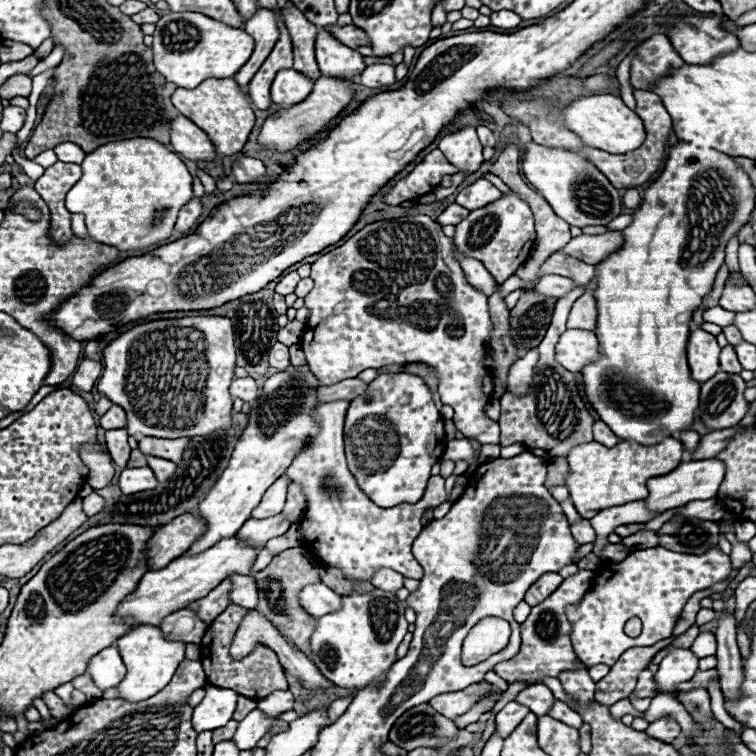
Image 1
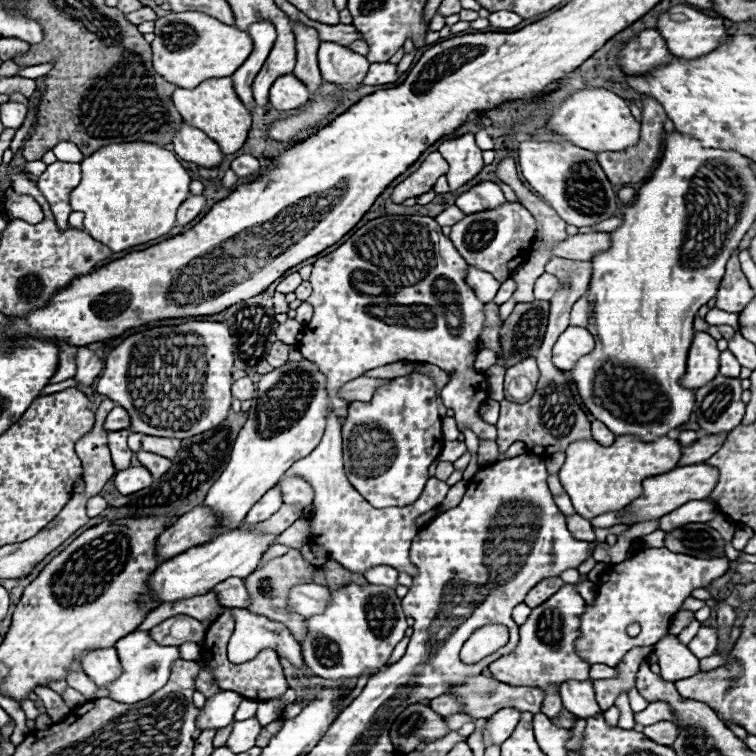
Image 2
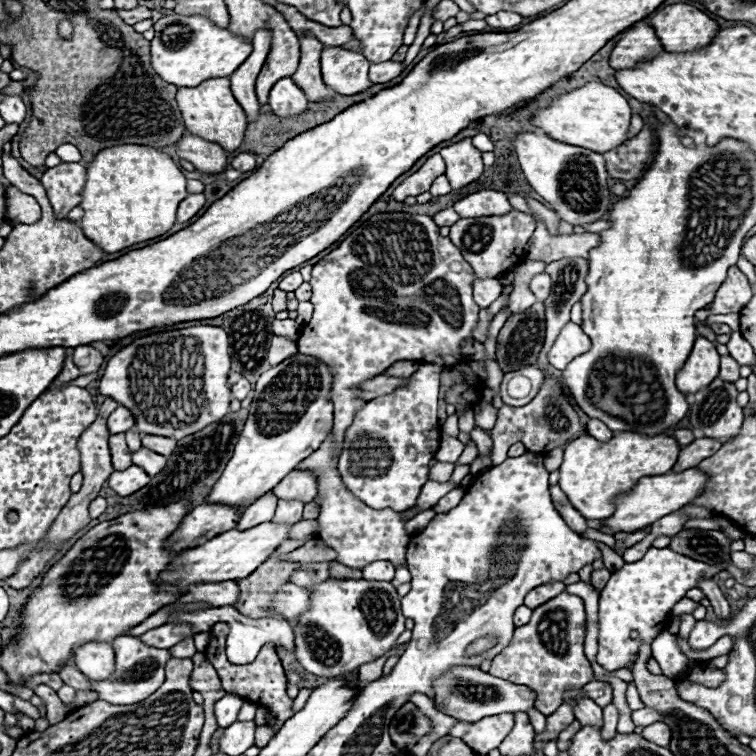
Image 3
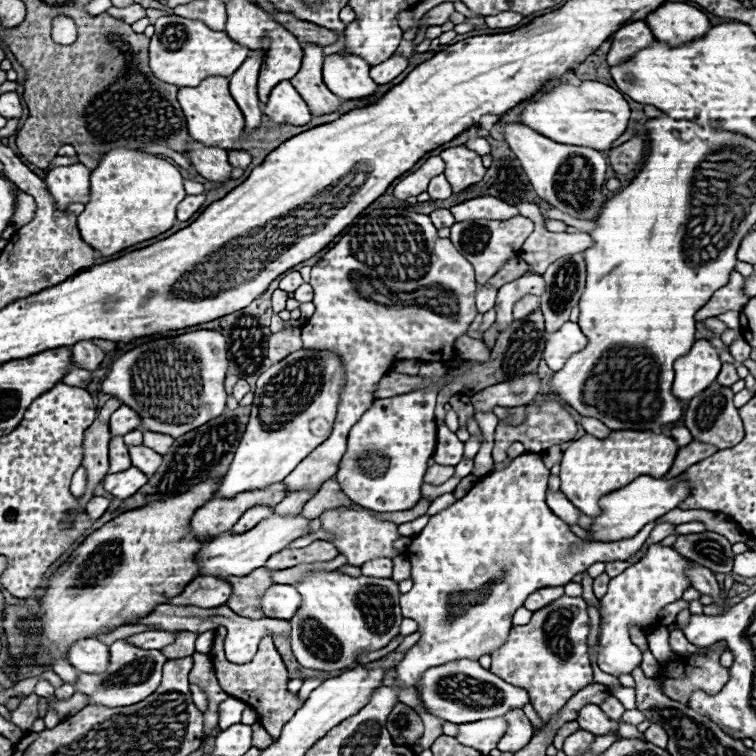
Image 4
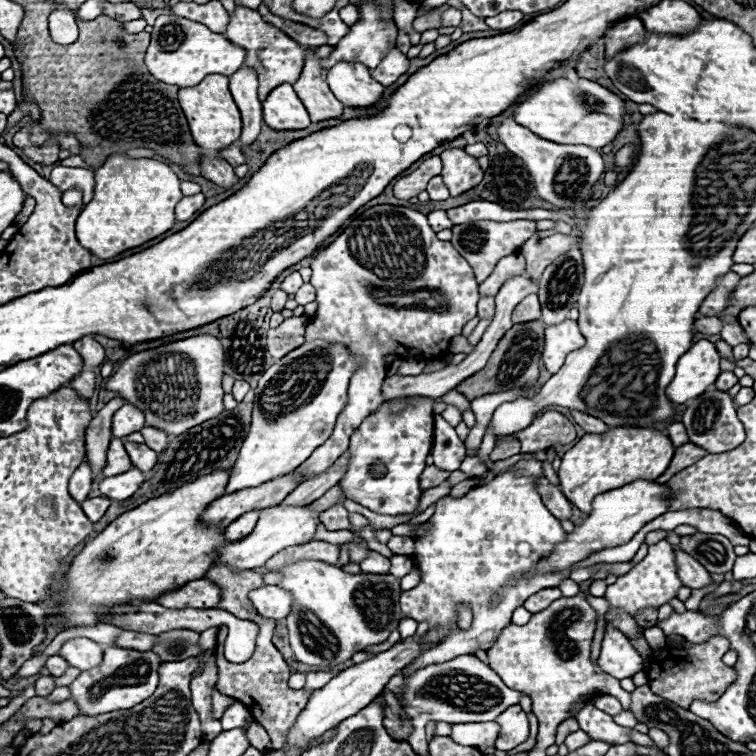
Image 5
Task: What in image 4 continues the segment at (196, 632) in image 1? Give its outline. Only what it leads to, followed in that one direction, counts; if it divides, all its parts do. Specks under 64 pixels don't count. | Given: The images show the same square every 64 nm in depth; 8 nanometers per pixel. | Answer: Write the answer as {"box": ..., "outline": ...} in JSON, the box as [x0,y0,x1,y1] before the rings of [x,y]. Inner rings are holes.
{"box":[126,630,172,650],"outline":[[[164,630],[140,632],[140,634],[134,634],[134,636],[128,636],[126,640],[134,642],[134,646],[142,646],[146,650],[150,650],[150,648],[160,650],[162,646],[166,646],[168,642],[172,642],[172,632],[164,632]]]}

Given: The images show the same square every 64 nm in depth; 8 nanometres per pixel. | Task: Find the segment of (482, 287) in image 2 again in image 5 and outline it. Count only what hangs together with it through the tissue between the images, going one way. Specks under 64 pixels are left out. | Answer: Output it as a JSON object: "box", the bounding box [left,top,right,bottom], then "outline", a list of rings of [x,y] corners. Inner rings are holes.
{"box":[478,298,496,320],"outline":[[[480,298],[478,302],[478,318],[480,320],[490,320],[496,312],[496,306],[494,306],[494,298]]]}

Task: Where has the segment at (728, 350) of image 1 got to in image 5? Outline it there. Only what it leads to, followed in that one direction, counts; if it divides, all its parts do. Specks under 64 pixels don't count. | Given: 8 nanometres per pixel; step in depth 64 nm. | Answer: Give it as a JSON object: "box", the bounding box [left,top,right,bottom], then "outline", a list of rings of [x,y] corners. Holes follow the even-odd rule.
{"box":[716,372,738,390],"outline":[[[722,372],[716,380],[716,388],[718,390],[730,390],[734,384],[738,382],[738,378],[732,374],[732,372]]]}

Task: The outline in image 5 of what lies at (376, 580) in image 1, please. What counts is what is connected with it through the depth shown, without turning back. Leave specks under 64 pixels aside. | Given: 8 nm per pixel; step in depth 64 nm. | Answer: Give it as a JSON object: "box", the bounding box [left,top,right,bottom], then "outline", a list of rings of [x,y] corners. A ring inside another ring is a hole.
{"box":[360,550,390,574],"outline":[[[370,550],[368,558],[364,558],[364,562],[360,562],[362,572],[366,574],[386,574],[390,570],[390,560],[384,558],[382,554]]]}

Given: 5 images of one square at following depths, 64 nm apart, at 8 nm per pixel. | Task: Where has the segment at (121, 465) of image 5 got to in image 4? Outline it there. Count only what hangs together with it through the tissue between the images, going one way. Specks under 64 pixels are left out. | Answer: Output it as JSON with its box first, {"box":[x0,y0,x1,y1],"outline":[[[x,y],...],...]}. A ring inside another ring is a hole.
{"box":[110,436,130,474],"outline":[[[114,436],[110,440],[110,470],[112,474],[116,472],[124,472],[126,468],[130,468],[130,456],[128,456],[128,448],[122,440],[122,436]]]}

